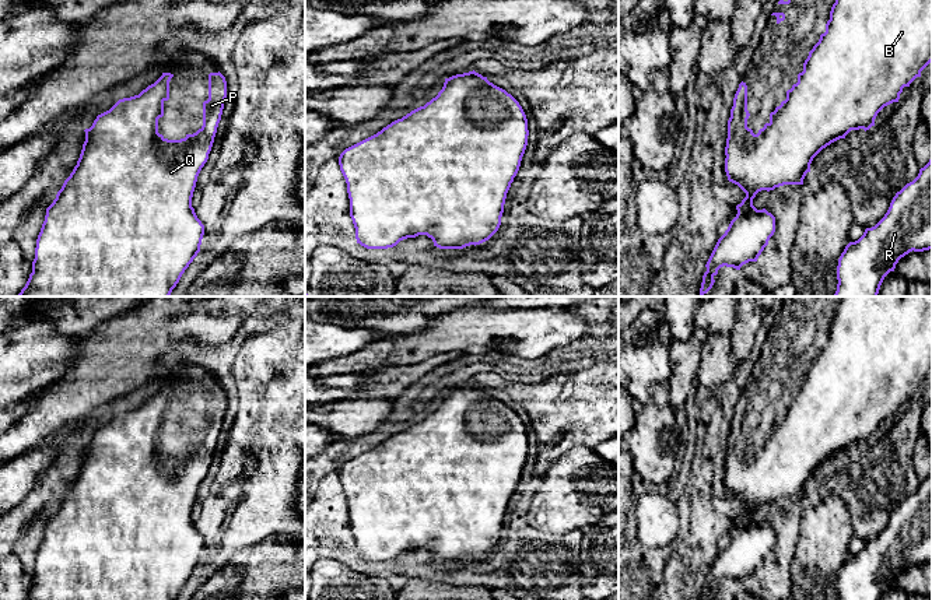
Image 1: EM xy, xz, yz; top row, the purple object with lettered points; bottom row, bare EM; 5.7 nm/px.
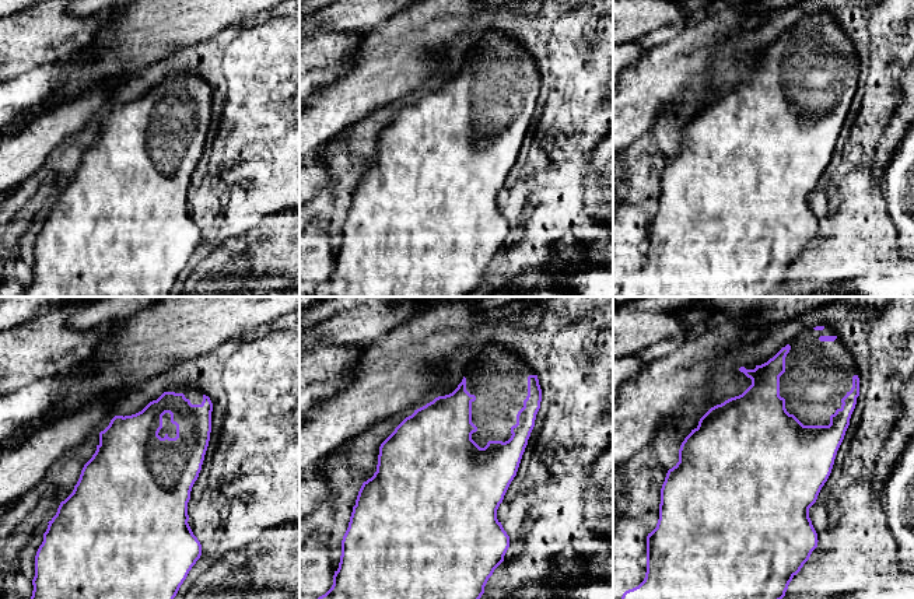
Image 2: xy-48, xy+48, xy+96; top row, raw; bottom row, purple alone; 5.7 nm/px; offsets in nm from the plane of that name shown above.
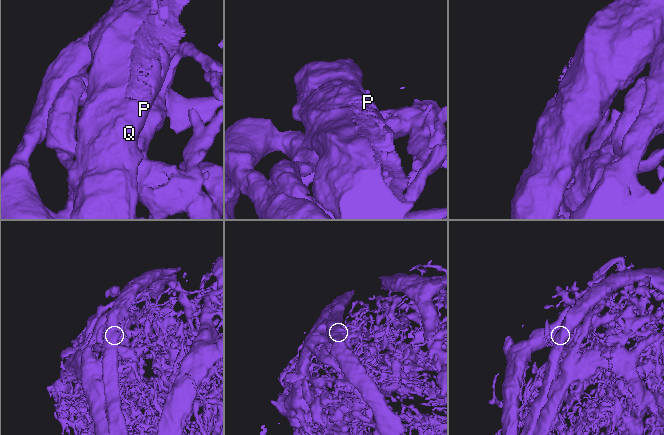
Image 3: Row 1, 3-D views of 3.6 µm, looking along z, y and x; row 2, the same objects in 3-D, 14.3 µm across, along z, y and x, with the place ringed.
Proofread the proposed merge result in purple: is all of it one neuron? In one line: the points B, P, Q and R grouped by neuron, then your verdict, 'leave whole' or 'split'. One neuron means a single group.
B P Q R | leave whole

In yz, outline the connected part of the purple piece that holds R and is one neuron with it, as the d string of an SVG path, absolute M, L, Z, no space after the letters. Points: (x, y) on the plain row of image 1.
M932 470L918 490L893 510L884 530L863 548L849 555L838 572L837 600L880 600L884 590L910 565L932 562Z

